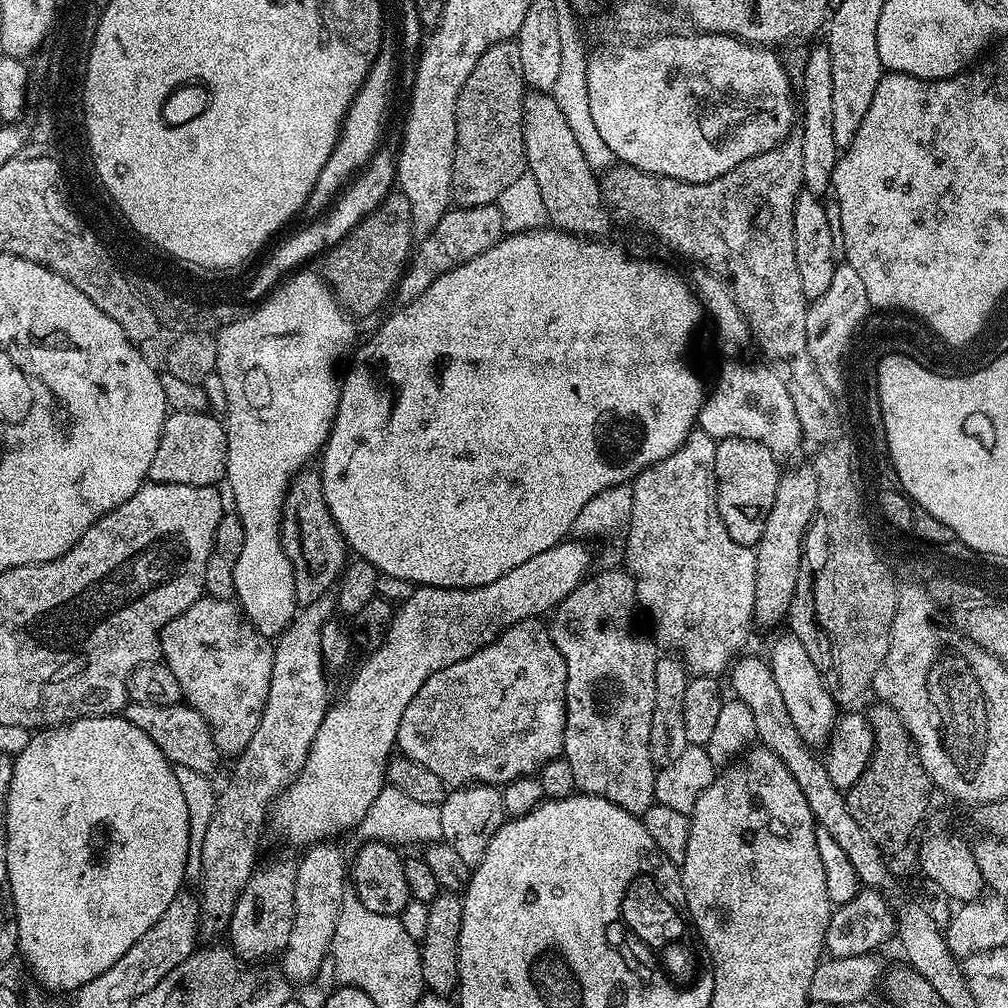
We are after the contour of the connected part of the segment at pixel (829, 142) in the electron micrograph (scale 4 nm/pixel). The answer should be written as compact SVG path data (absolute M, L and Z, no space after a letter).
M824 46L814 49L804 64L804 108L802 104L798 134L802 138L804 188L815 196L823 197L824 191L829 191L838 159L838 149L834 142L834 78L830 71L830 54Z

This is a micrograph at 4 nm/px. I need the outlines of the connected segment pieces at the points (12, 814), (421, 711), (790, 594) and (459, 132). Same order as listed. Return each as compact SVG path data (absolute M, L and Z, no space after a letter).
M123 715L91 716L81 720L71 720L68 724L58 724L31 733L26 748L14 756L10 790L6 798L6 814L2 818L6 830L6 870L12 891L12 904L16 908L18 926L18 952L28 963L30 971L36 975L35 983L41 989L53 994L75 993L100 974L114 966L136 942L166 914L170 902L185 887L186 862L190 846L190 818L186 814L186 801L178 786L176 769L164 757L162 750L138 730Z
M540 618L523 620L510 626L494 642L490 642L482 650L470 654L470 658L462 658L462 662L454 662L449 668L438 670L414 694L413 700L406 706L406 714L402 714L402 722L398 726L396 743L399 751L414 763L421 764L431 773L436 774L447 786L467 786L469 784L495 784L503 786L512 780L523 776L534 776L539 773L548 762L559 757L564 750L564 735L566 734L566 662L554 646L551 631L546 627L545 621Z
M812 466L781 471L778 490L774 494L774 506L766 514L766 526L762 538L754 545L756 554L756 597L752 620L760 624L776 624L788 615L792 599L798 594L802 580L802 554L804 535L815 513L818 495L818 478Z
M515 39L503 40L482 58L478 66L470 70L470 78L462 86L456 103L456 153L452 167L452 198L459 207L473 208L496 204L502 190L514 182L526 170L524 162L524 97L526 85L522 74L522 57L518 55Z

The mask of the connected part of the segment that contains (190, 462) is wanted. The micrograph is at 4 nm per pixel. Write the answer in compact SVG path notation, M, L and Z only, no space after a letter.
M169 411L164 418L158 450L150 461L148 480L153 484L181 484L182 486L216 486L224 480L226 470L225 425L208 413Z

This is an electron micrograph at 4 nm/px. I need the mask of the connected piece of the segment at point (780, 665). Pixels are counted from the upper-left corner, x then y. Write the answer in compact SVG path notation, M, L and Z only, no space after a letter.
M785 634L776 636L766 653L768 665L772 668L774 682L778 682L778 690L782 694L782 702L786 702L786 710L798 734L810 746L827 745L838 719L838 705L832 697L832 690L824 682L824 676L816 669L816 663L810 658L806 646L797 636Z

